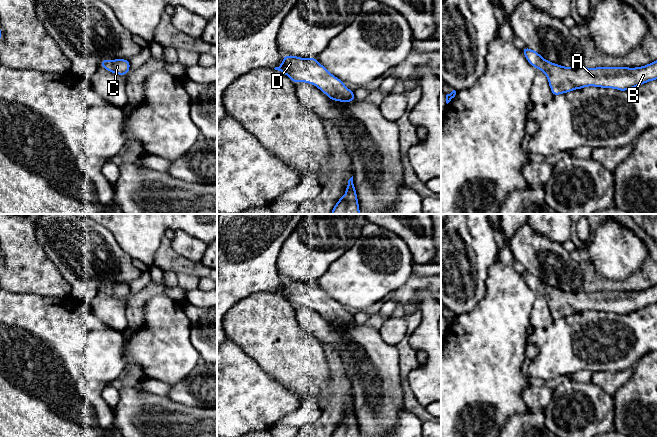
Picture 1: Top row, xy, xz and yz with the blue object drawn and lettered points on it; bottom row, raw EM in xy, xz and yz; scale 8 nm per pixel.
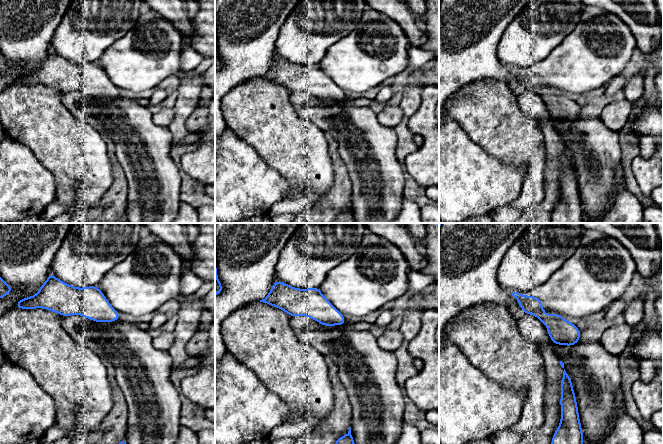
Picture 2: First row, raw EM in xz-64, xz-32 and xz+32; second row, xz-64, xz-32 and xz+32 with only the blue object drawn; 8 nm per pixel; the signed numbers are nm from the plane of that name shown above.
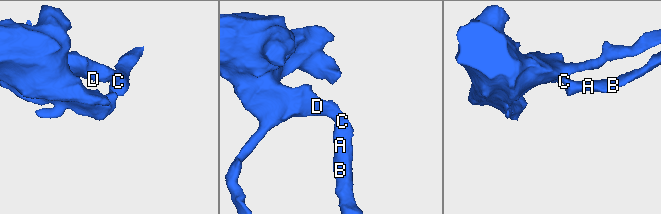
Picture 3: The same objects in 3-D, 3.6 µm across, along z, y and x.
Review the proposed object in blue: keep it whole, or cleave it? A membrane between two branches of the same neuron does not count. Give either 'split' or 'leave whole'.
leave whole

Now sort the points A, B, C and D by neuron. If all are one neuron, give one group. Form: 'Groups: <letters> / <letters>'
Groups: A B C D

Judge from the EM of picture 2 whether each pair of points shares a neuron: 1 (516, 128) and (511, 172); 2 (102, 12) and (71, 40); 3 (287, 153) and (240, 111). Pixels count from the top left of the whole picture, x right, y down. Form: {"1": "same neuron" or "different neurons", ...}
{"1": "different neurons", "2": "same neuron", "3": "same neuron"}

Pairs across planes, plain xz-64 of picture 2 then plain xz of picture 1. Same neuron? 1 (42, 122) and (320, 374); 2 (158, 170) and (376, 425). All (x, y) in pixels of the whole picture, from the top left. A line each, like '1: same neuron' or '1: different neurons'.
1: same neuron
2: same neuron

